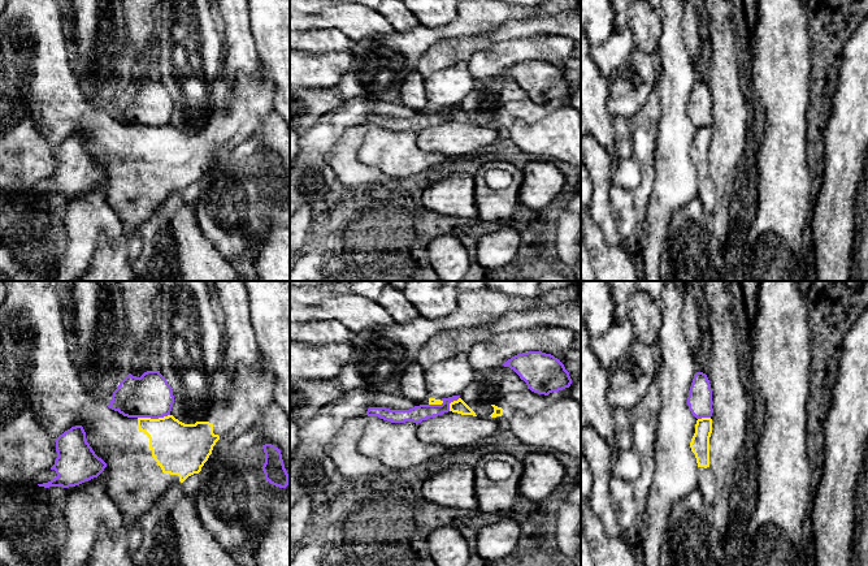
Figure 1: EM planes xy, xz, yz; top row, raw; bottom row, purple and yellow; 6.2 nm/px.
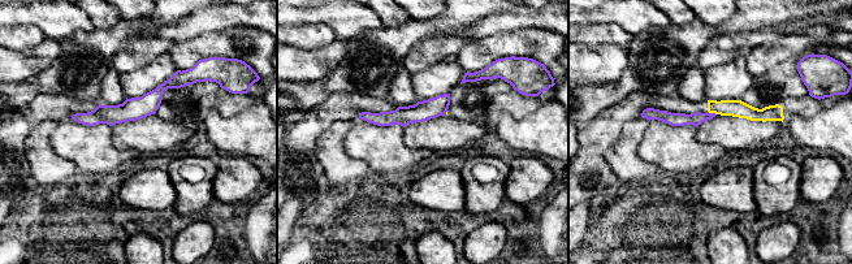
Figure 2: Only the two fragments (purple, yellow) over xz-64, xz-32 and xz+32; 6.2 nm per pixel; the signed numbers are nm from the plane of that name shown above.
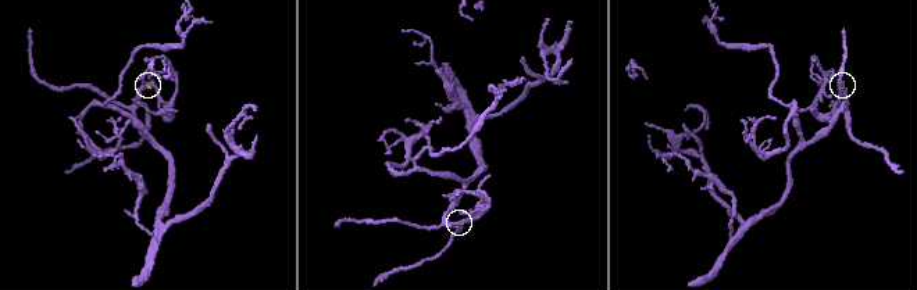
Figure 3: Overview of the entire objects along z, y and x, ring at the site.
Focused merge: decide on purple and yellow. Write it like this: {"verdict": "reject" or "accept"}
{"verdict": "reject"}

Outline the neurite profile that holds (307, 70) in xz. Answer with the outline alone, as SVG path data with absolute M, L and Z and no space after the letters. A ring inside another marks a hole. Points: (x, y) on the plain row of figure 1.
M290 48L290 88L329 88L340 82L355 60L352 49L304 53Z

